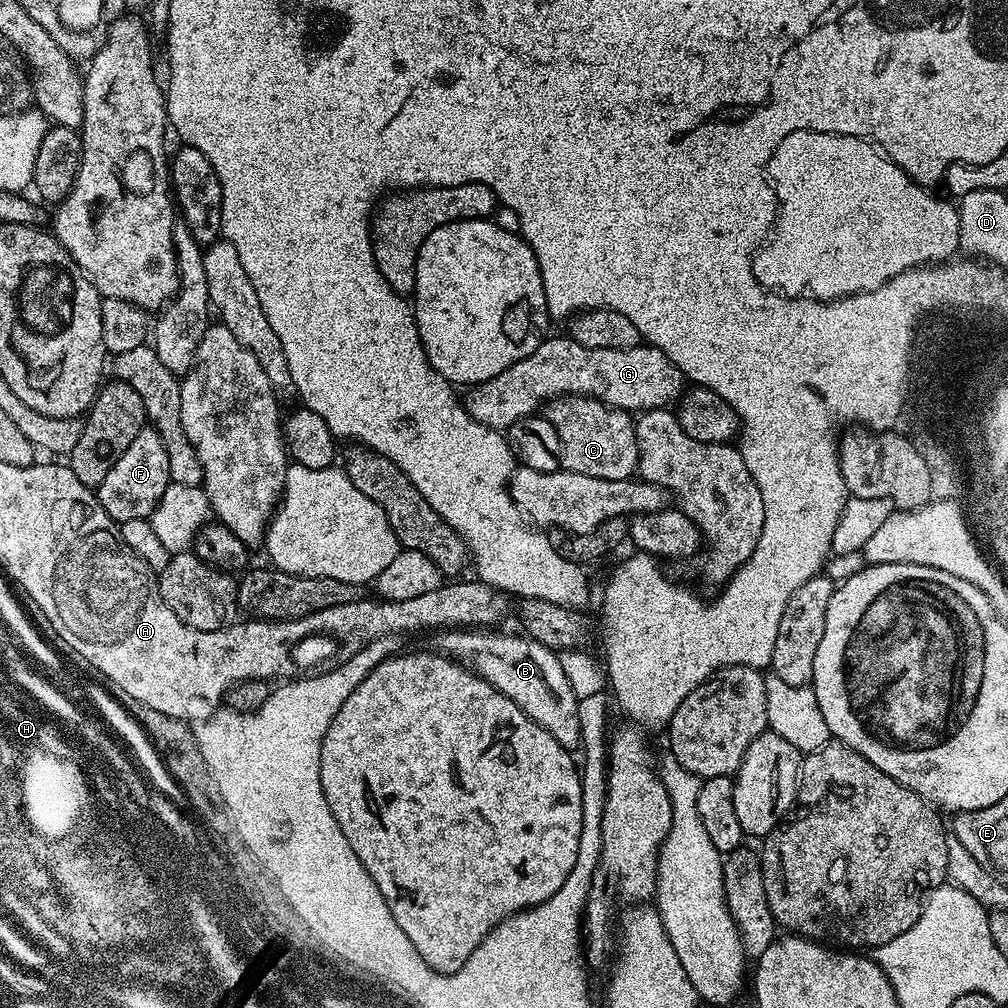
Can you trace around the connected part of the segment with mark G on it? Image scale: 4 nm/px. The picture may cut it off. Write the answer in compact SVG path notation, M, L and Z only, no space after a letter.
M549 335L538 346L538 350L534 350L534 354L522 358L522 362L514 362L514 366L502 370L502 374L475 385L469 391L472 393L469 394L468 400L466 398L468 413L486 426L497 430L507 430L519 420L529 419L535 413L532 411L536 407L537 411L548 401L561 396L589 396L612 408L621 408L623 412L639 414L655 408L668 408L675 405L685 395L686 373L678 370L678 366L674 366L674 362L670 362L670 358L662 354L662 350L651 346L591 348L582 346L582 342L571 339L567 335L564 336Z

